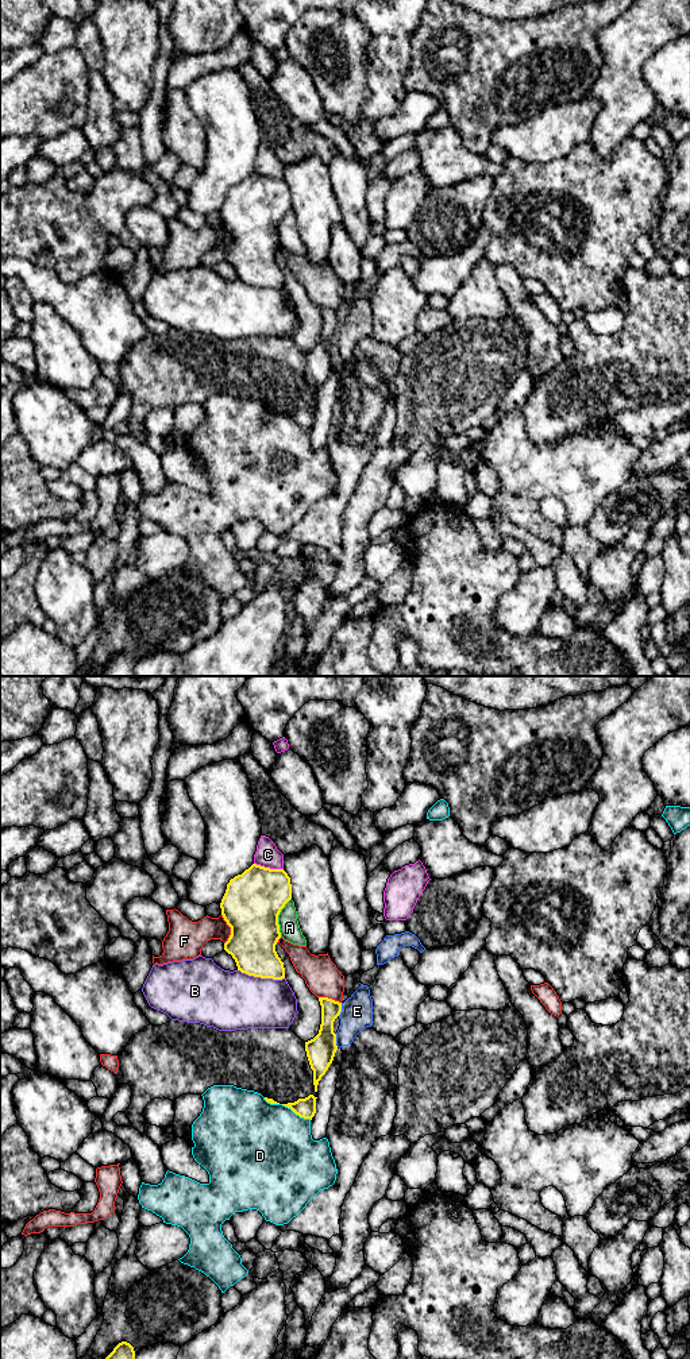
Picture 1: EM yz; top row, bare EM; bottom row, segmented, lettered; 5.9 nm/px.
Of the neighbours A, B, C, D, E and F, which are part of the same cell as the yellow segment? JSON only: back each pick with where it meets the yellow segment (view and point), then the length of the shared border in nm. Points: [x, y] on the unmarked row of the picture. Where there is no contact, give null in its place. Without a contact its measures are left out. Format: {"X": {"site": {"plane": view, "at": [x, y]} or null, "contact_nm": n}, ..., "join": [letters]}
{"join": []}

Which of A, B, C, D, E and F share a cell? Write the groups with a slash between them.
A / B / C / D / E / F

